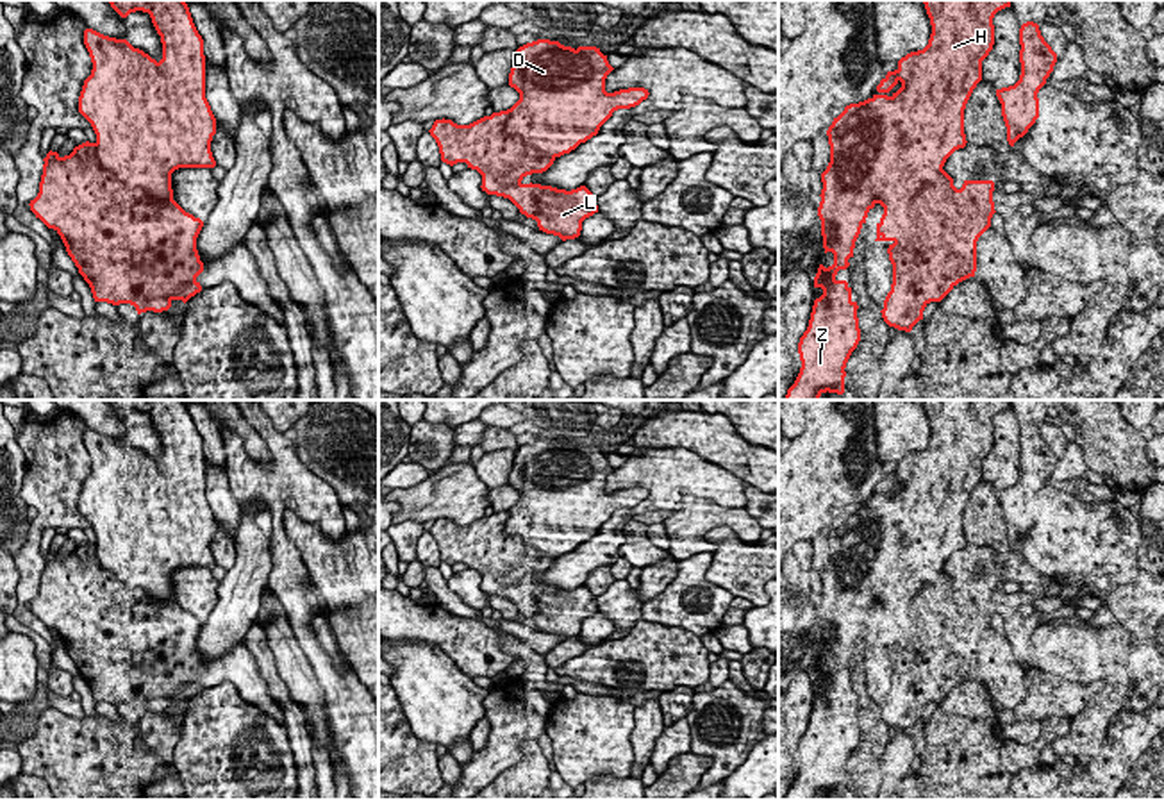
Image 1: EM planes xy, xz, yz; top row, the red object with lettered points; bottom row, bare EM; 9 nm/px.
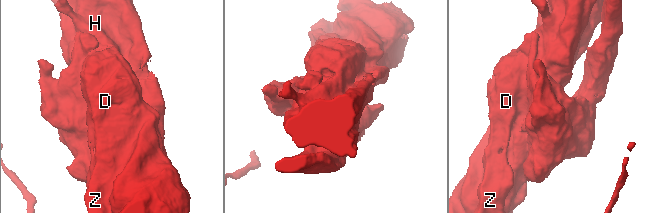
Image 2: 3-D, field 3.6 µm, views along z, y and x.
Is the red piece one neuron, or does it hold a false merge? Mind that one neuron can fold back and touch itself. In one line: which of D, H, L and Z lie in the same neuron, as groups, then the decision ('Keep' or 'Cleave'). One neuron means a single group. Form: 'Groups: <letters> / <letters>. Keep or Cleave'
Groups: D H Z / L. Cleave

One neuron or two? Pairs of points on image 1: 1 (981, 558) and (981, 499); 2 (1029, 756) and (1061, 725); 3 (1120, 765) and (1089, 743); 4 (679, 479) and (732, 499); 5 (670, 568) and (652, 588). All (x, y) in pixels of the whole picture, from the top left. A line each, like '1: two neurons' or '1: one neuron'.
1: two neurons
2: one neuron
3: two neurons
4: one neuron
5: one neuron

